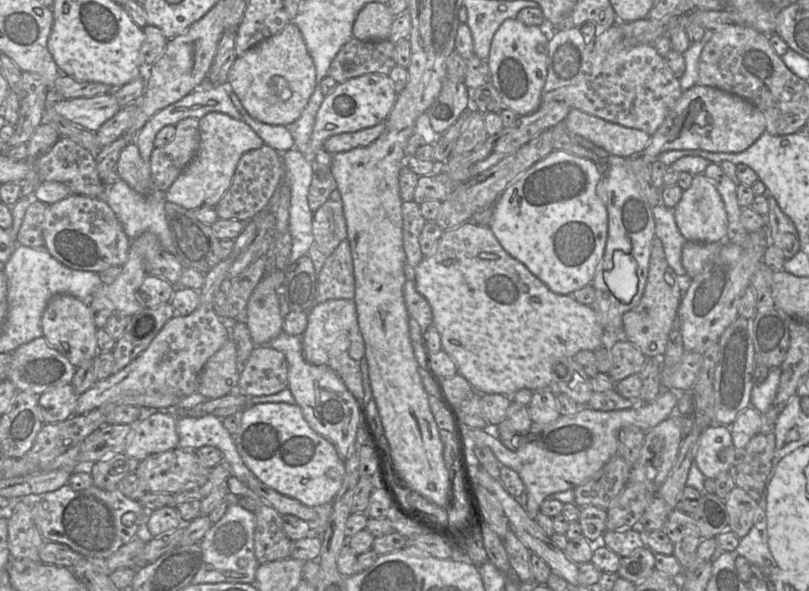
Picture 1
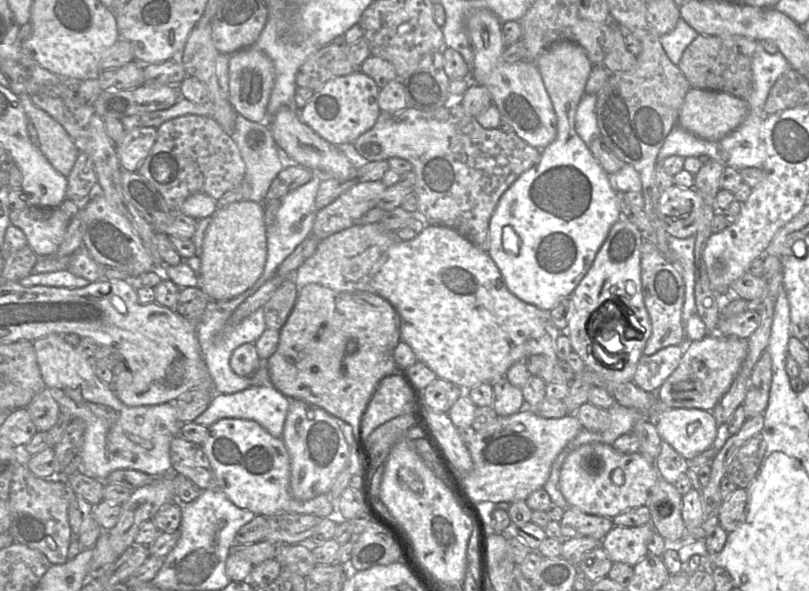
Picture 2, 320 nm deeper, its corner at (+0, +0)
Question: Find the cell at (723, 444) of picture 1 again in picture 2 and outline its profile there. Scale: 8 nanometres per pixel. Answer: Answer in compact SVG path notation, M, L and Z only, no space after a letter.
M661 407L653 423L661 439L686 460L712 448L718 430L712 412L696 408Z

